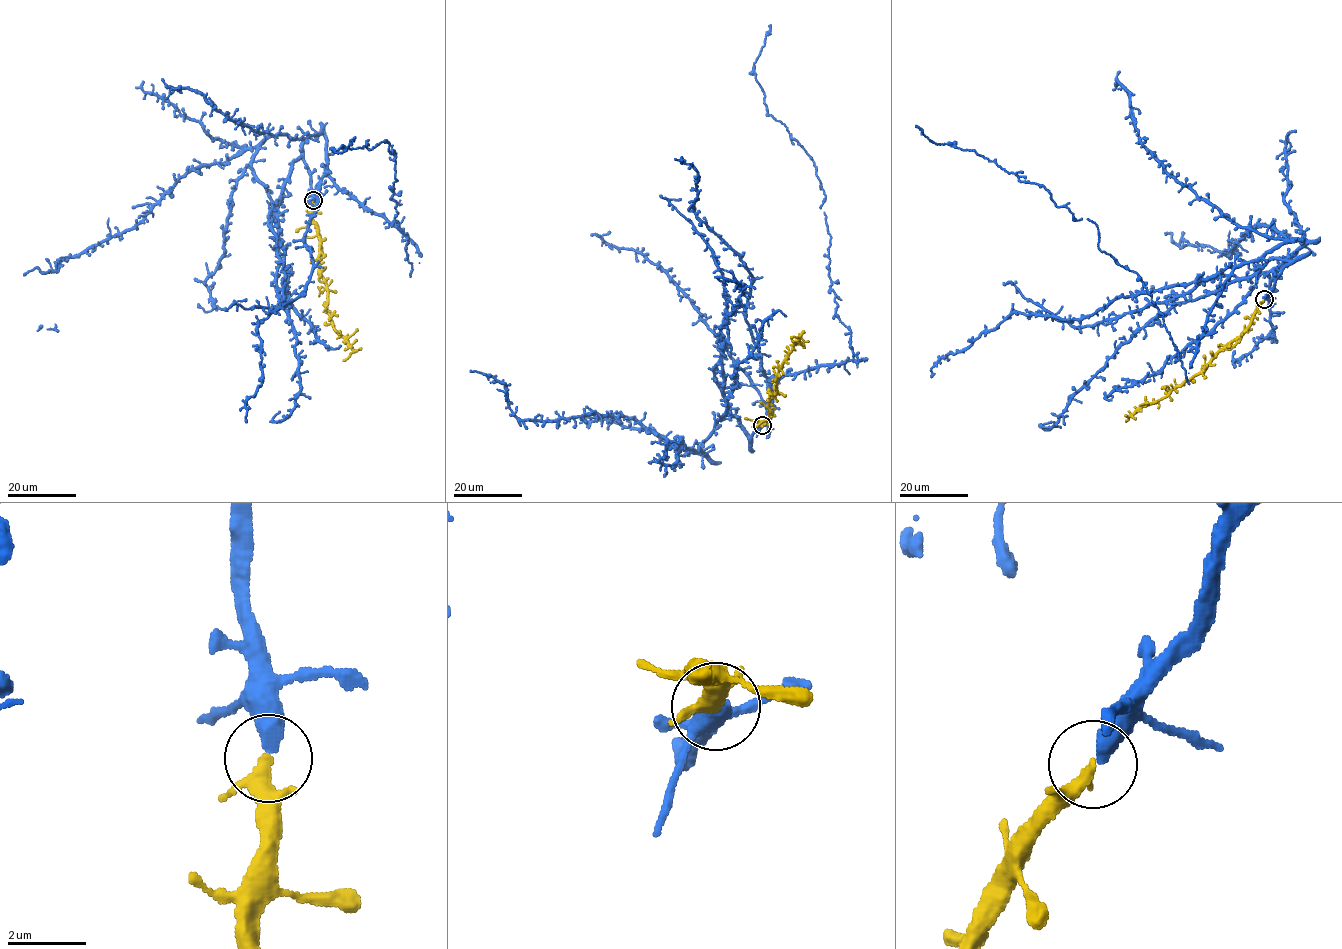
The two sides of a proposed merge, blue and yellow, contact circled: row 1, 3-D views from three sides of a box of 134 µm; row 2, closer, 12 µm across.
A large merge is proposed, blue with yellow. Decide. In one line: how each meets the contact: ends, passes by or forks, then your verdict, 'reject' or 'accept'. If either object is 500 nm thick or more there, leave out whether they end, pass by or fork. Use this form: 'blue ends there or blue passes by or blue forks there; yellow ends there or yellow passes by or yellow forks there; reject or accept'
blue ends there; yellow passes by; accept

